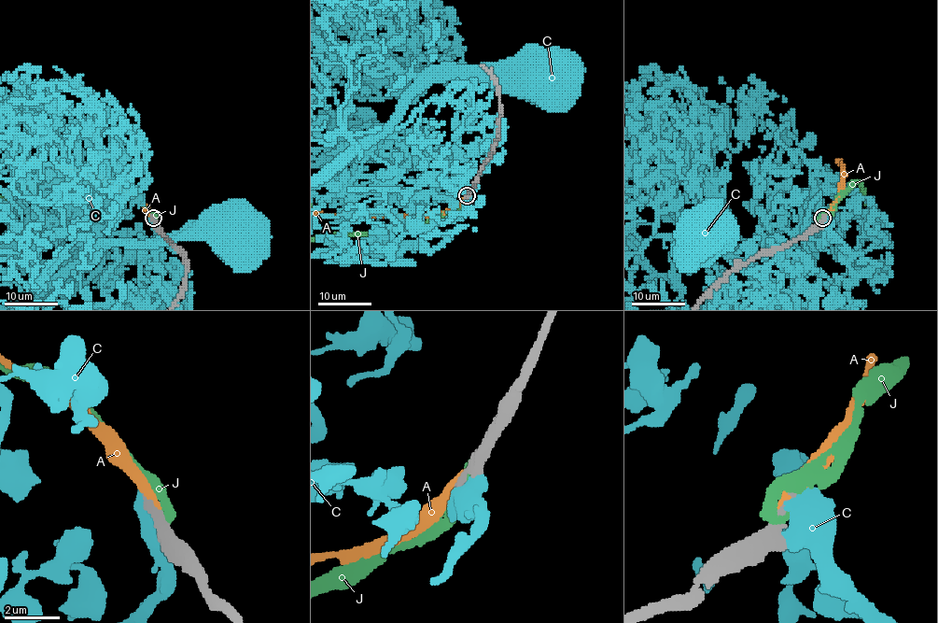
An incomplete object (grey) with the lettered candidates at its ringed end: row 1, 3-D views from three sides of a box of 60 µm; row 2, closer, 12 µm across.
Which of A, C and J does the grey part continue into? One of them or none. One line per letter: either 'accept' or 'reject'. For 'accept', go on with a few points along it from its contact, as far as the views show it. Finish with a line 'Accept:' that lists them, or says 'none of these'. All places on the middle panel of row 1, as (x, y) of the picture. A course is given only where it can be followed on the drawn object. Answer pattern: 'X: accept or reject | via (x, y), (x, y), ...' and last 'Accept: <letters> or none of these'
A: accept
C: reject
J: reject
Accept: A

